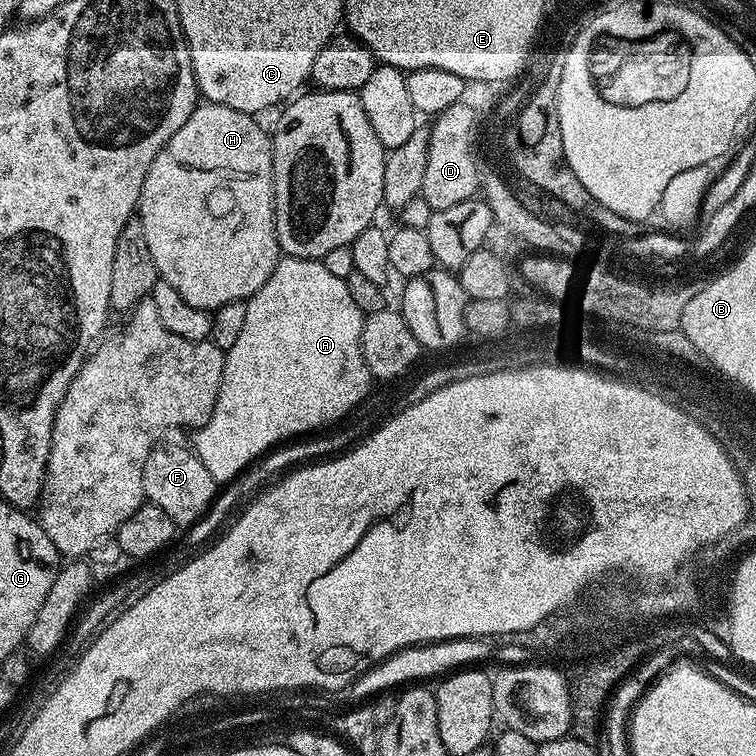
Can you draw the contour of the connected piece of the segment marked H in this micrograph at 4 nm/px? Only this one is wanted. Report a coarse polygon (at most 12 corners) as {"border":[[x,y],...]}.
{"border":[[201,103],[142,182],[159,279],[248,301],[282,258],[272,142]]}

